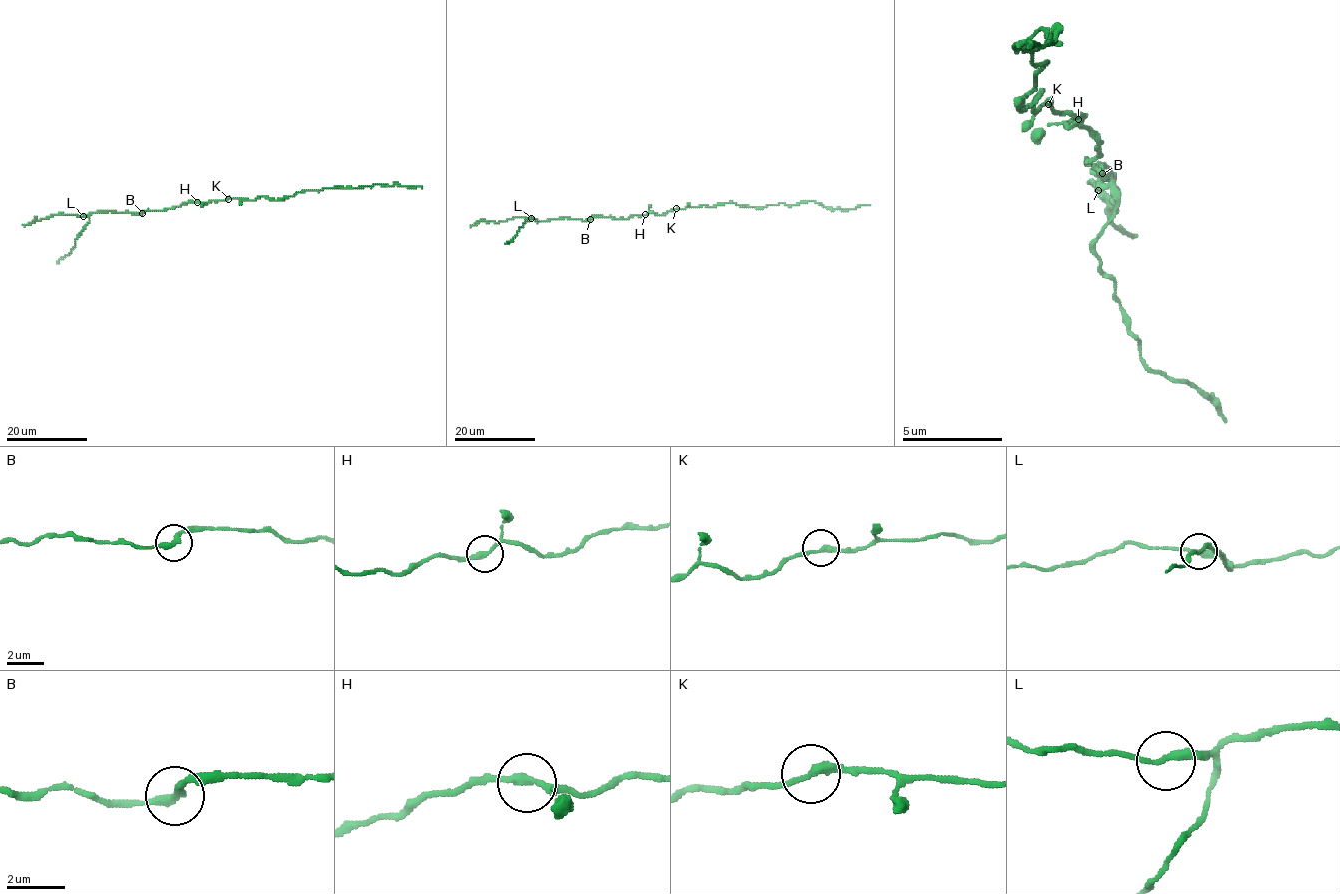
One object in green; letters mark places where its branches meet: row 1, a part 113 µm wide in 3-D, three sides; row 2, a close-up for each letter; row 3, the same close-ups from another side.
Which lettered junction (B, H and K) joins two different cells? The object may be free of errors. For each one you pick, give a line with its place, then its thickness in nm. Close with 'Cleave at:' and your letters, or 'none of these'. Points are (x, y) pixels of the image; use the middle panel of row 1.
Cleave at: none of these

